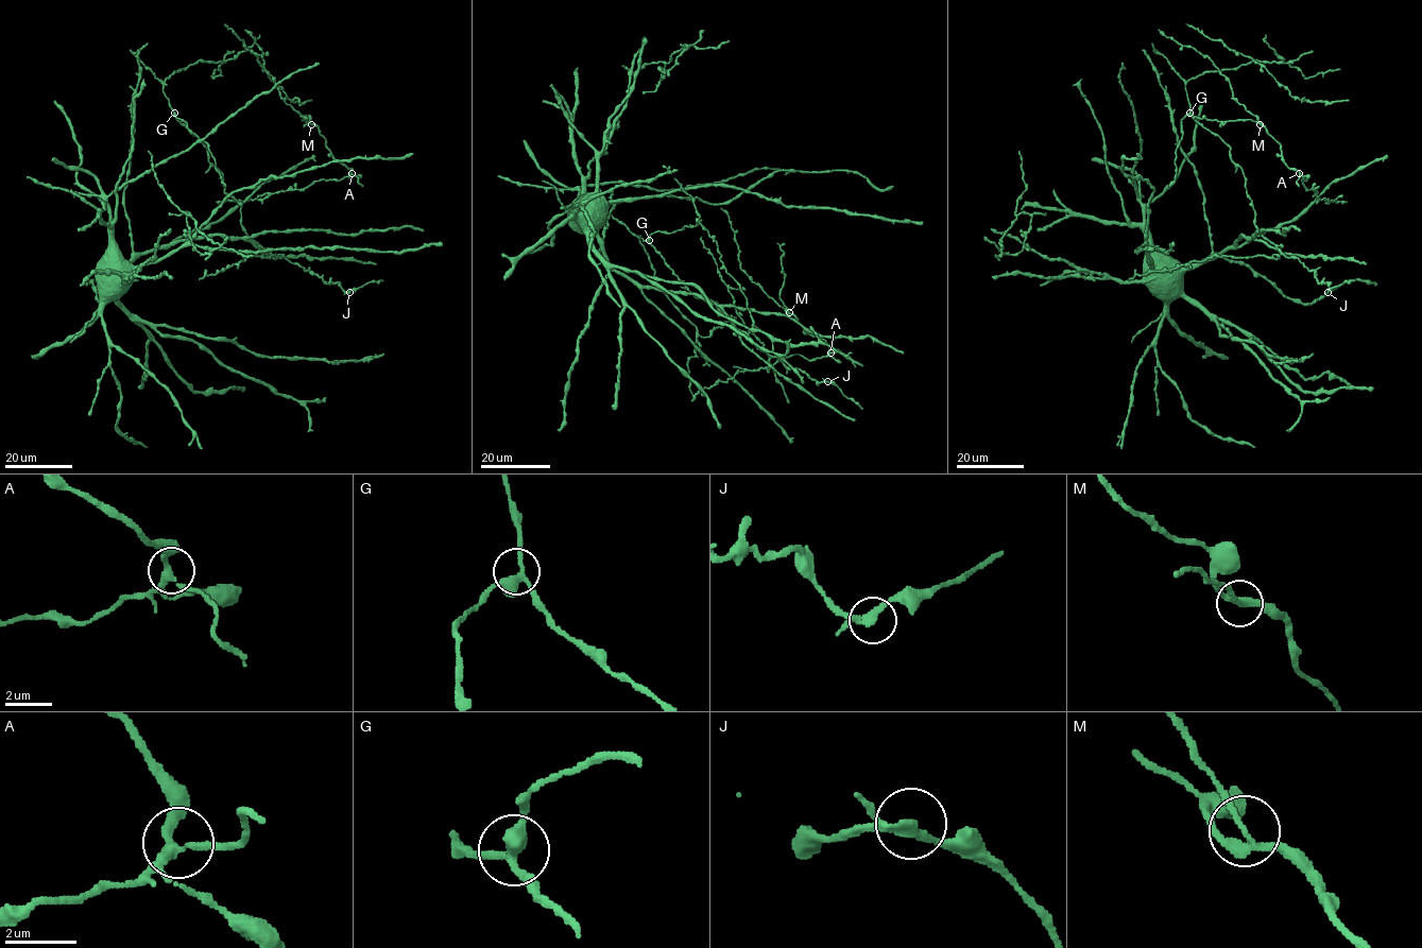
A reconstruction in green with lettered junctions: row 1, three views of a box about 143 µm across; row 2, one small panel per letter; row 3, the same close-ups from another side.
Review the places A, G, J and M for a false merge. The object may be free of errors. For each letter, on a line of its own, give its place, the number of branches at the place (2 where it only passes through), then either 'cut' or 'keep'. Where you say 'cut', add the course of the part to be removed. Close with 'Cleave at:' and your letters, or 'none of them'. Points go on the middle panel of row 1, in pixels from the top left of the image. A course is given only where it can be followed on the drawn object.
A: (831, 352) | 3 | keep
G: (649, 240) | 3 | keep
J: (827, 381) | 3 | keep
M: (789, 312) | 3 | cut | (788, 312), (780, 297), (784, 281), (781, 264), (783, 252), (780, 246), (784, 243)
Cleave at: M

